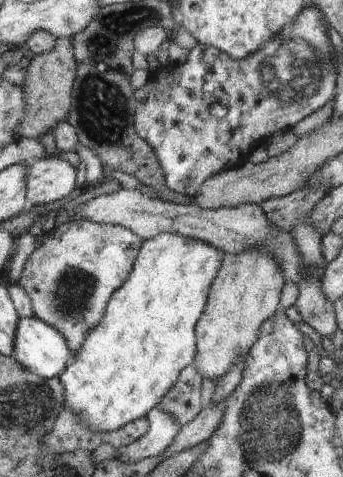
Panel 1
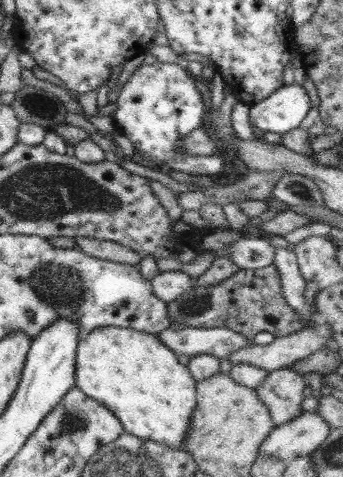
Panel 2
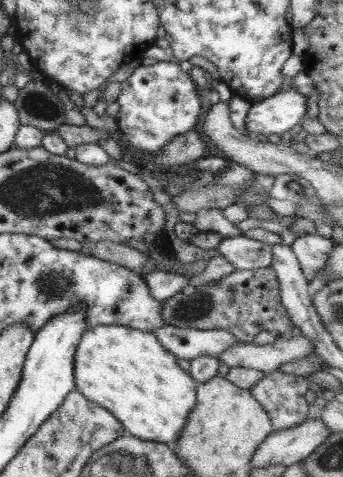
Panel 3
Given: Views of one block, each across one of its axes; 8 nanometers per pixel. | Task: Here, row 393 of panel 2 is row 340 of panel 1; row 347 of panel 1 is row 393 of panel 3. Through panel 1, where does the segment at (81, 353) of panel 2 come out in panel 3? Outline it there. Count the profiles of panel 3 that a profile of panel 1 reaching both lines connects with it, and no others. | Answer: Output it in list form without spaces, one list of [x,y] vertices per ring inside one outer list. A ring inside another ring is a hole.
[[[97,326],[87,328],[81,334],[81,340],[73,358],[75,372],[75,390],[81,392],[87,400],[93,400],[107,412],[111,412],[125,428],[125,434],[137,436],[139,440],[151,440],[159,444],[175,444],[181,436],[187,416],[197,402],[197,382],[177,366],[175,356],[165,350],[153,332],[141,332],[135,328],[123,326]]]

